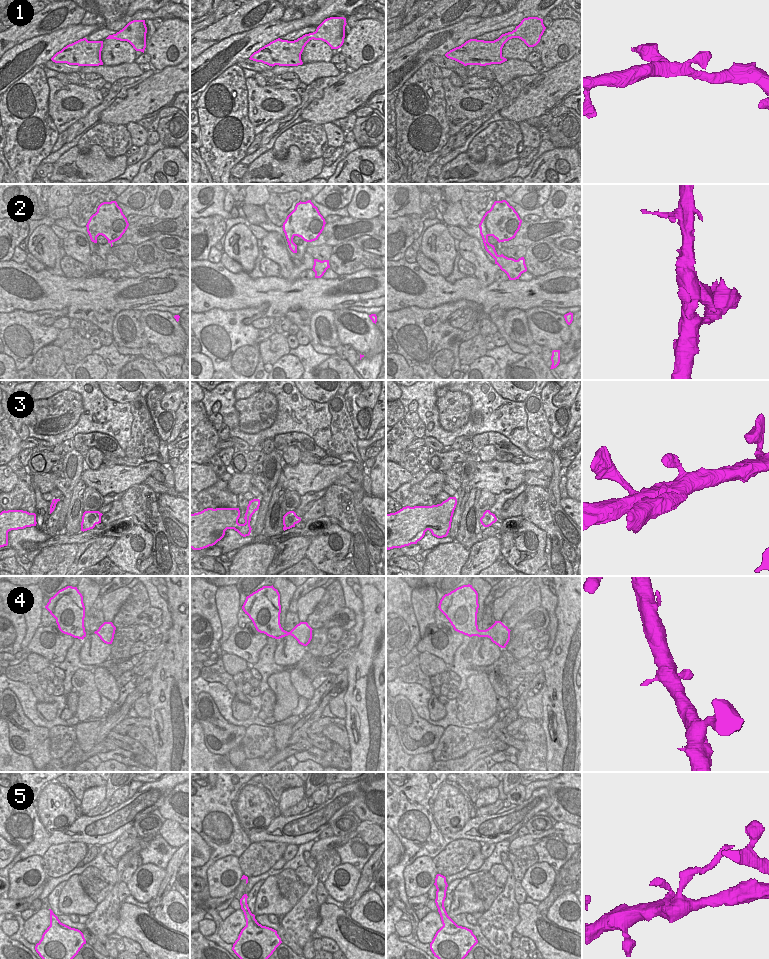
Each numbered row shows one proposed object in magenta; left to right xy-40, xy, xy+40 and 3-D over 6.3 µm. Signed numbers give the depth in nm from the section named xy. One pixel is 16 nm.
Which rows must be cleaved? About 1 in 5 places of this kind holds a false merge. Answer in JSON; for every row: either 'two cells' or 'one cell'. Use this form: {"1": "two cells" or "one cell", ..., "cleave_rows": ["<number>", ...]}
{"1": "one cell", "2": "one cell", "3": "one cell", "4": "one cell", "5": "two cells", "cleave_rows": ["5"]}

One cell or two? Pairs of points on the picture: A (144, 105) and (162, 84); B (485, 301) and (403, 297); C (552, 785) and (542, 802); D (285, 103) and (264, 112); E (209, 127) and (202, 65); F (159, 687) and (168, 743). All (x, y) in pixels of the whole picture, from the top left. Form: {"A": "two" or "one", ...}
{"A": "one", "B": "one", "C": "two", "D": "one", "E": "two", "F": "one"}

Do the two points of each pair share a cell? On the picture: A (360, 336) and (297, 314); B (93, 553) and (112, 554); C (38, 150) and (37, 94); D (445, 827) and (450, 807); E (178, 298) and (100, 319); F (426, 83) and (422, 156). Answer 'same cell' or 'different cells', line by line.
A: different cells
B: different cells
C: same cell
D: same cell
E: same cell
F: same cell

